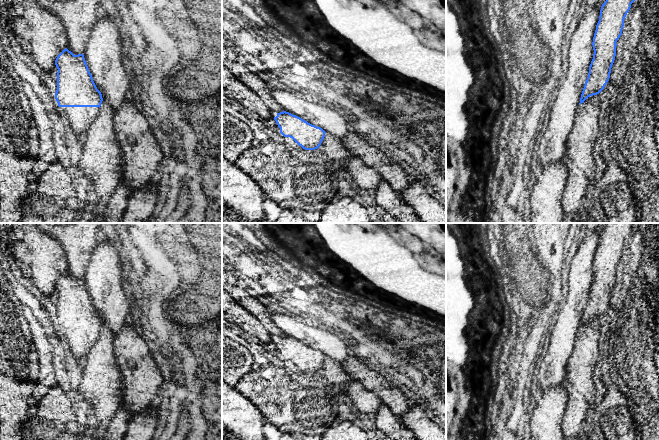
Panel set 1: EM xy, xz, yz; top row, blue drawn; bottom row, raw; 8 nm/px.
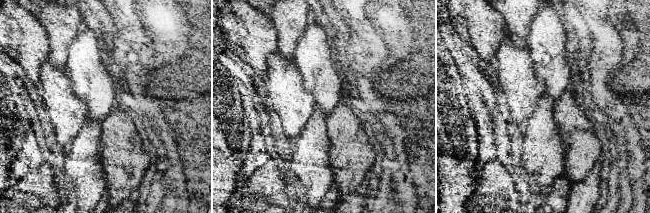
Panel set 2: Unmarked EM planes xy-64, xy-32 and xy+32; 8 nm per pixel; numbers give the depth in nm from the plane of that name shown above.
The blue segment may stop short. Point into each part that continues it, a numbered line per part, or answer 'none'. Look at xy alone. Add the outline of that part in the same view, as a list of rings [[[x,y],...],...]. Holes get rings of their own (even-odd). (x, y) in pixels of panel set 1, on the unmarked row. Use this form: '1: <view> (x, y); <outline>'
1: xy (79, 342); [[[62,331],[73,357],[85,357],[99,334],[99,331]]]

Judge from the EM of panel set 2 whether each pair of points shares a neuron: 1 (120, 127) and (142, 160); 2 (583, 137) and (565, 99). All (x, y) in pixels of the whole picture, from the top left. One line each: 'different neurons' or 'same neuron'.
1: same neuron
2: same neuron

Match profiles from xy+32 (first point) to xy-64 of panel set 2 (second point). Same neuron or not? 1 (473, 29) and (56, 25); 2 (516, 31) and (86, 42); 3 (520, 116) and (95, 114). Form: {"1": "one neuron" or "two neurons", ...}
{"1": "two neurons", "2": "two neurons", "3": "two neurons"}

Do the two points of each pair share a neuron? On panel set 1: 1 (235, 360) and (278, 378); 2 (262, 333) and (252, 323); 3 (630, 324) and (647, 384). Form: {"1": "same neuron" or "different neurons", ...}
{"1": "different neurons", "2": "same neuron", "3": "same neuron"}

